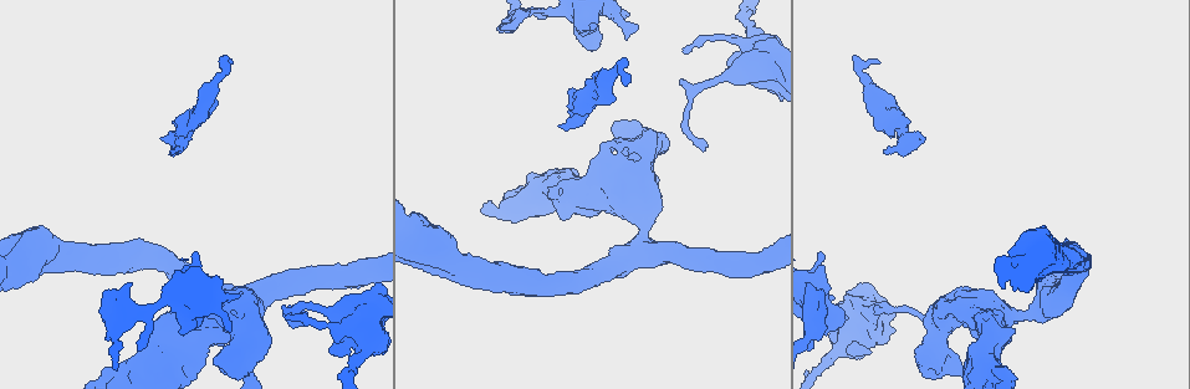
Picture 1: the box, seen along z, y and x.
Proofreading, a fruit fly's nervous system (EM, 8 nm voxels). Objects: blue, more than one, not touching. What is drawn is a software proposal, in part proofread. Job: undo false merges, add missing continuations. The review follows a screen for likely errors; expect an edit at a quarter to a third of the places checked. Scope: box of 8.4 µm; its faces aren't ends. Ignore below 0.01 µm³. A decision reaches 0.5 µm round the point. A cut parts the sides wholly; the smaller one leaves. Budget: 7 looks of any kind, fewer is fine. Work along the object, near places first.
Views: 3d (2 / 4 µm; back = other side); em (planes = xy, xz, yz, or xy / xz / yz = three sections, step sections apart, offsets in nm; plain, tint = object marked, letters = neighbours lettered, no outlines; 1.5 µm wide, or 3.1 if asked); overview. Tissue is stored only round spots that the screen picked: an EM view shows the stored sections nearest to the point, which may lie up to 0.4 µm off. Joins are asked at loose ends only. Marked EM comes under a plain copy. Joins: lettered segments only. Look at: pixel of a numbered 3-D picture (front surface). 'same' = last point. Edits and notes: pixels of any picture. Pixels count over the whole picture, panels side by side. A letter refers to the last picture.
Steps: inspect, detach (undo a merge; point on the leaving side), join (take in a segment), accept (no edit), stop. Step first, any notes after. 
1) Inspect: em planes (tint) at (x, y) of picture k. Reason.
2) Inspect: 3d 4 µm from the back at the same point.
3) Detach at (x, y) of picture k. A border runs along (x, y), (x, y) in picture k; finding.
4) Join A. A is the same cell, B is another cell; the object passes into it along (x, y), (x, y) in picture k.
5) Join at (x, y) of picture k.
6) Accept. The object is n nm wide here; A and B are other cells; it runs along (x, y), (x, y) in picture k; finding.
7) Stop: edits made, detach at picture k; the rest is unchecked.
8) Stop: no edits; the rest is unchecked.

Inspect: em planes (tint) at (286, 317) of picture 1. An open end.

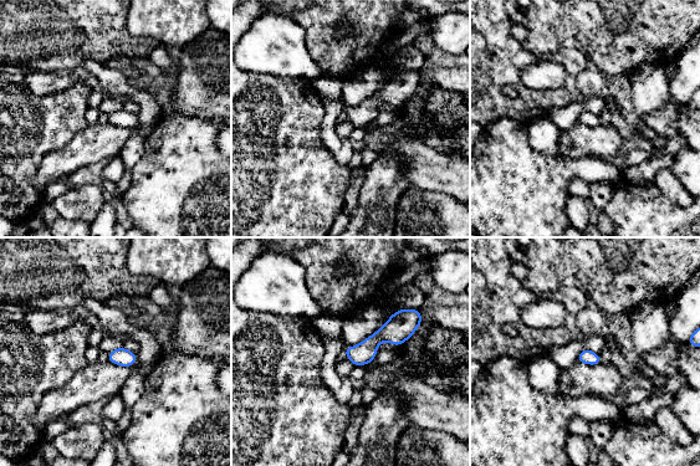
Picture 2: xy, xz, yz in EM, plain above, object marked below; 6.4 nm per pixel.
Inspect: em planes (letters) at the same point.

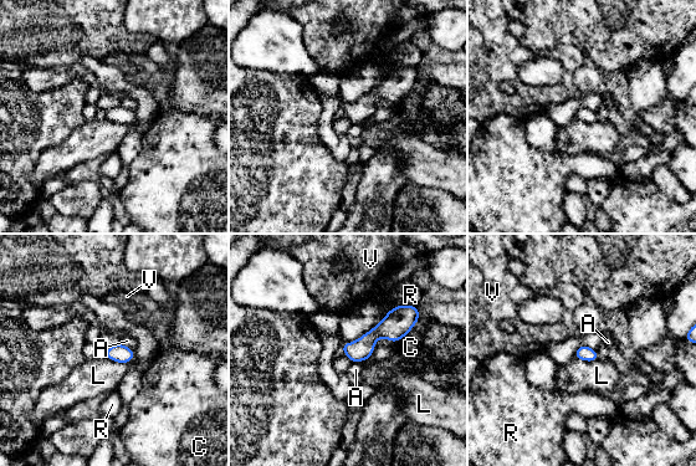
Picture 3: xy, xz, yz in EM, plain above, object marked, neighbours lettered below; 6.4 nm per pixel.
Accept. A, C, L, R and V are other cells; it runs along (412, 315), (347, 351) in picture 3; none of them fits.

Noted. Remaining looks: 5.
Inspect: em planes (letters) at (196, 251) of picture 1. Thick end.

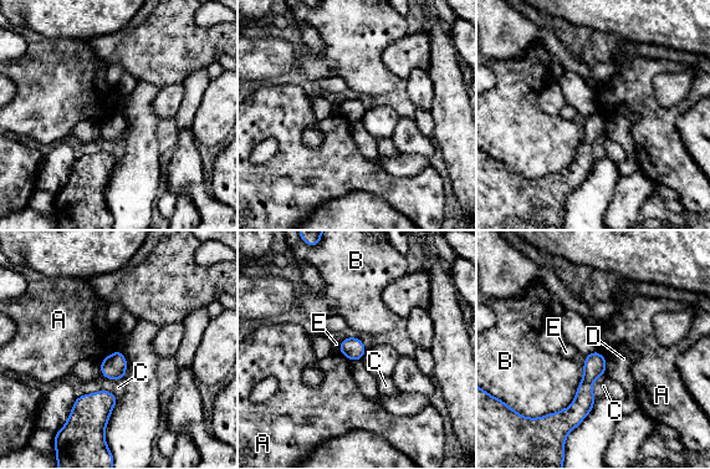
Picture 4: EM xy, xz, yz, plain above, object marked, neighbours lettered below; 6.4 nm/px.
Accept. A, B, C, D and E are other cells; a border runs along (116, 350), (100, 362) in picture 4; no lettered segment goes on from it.

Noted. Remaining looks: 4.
Inspect: em planes (letters) at (1036, 310) of picture 1. Arms part here.

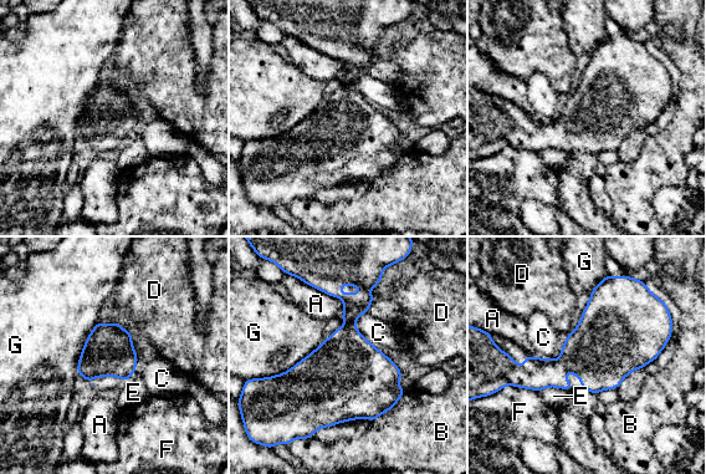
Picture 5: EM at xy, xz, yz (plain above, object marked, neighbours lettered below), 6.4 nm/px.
Accept. A, B, C, D, E, F and G are other cells; a border runs along (118, 322), (133, 334) in picture 5; one neuron here.

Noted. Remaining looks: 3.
Stop: no edits; the rest is unchecked.

